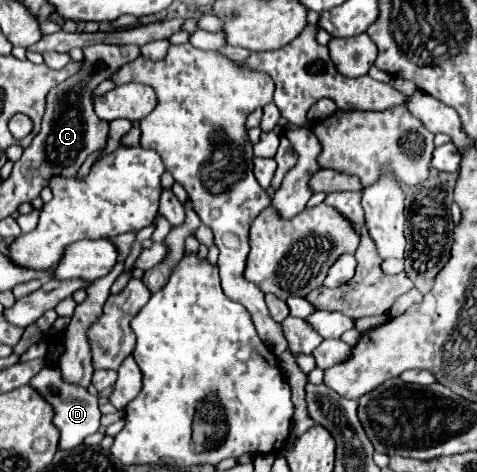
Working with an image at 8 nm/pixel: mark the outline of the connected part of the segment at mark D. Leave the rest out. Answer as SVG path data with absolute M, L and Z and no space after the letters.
M47 364L37 376L33 376L33 380L29 384L35 386L41 392L41 396L45 396L45 400L49 400L53 404L53 408L57 410L57 416L53 418L53 424L61 432L61 440L59 440L59 448L61 450L71 450L71 448L79 446L89 434L95 434L99 430L101 412L99 412L97 398L91 396L85 388L77 388L73 384L65 384L61 380L61 370L57 366Z

